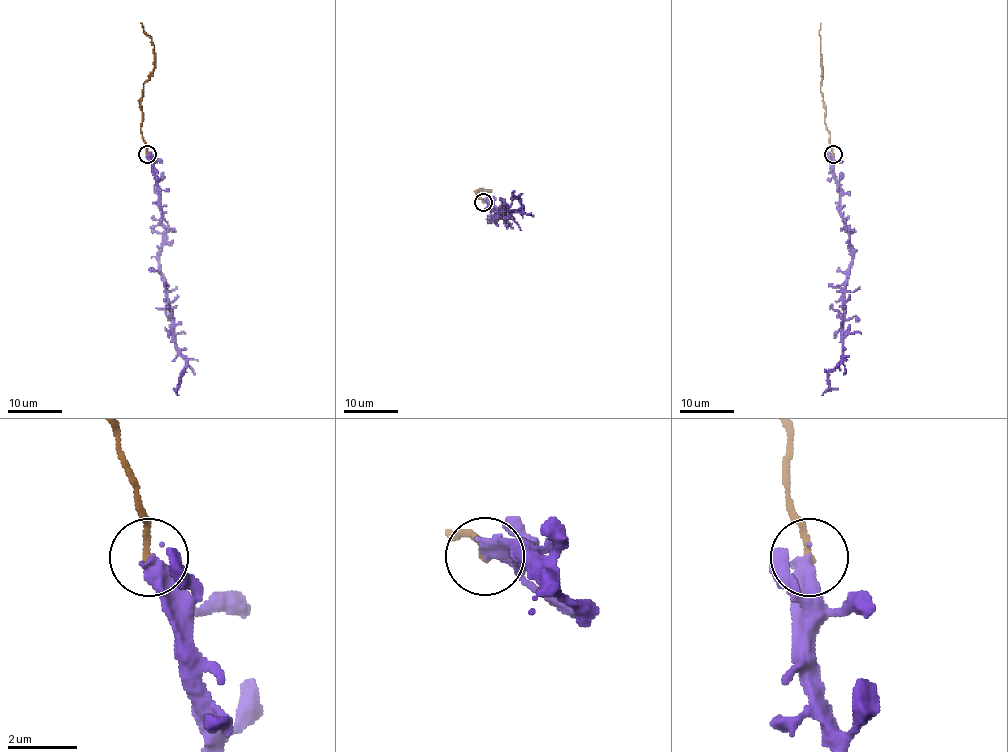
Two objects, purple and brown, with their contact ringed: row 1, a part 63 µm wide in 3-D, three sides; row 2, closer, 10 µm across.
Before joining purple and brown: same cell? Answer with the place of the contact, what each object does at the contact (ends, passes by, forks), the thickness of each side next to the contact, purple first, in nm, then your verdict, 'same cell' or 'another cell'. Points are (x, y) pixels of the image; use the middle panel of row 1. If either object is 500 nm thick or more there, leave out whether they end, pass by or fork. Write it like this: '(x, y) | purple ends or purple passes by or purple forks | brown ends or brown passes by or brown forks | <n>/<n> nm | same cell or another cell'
(483, 202) | purple ends | brown ends | 480/180 nm | another cell

